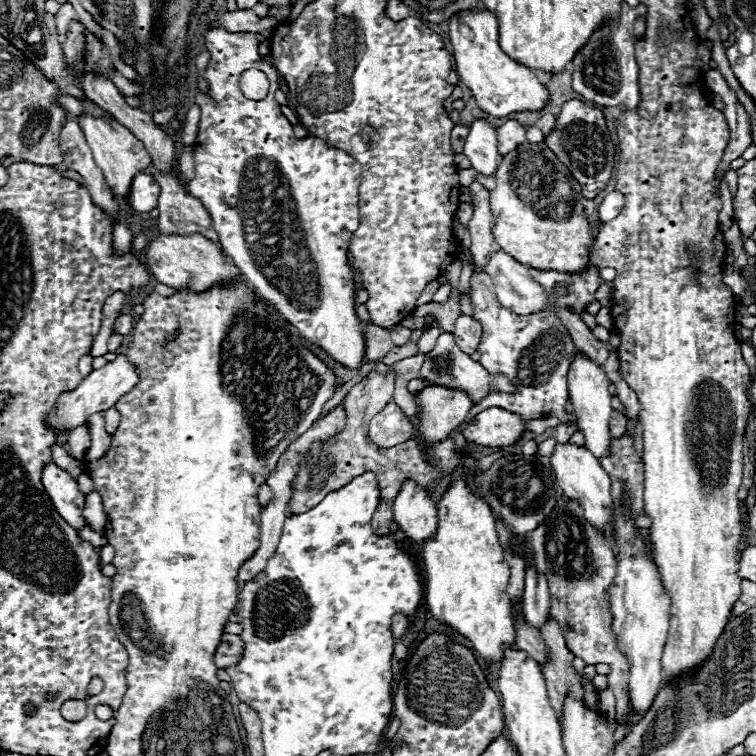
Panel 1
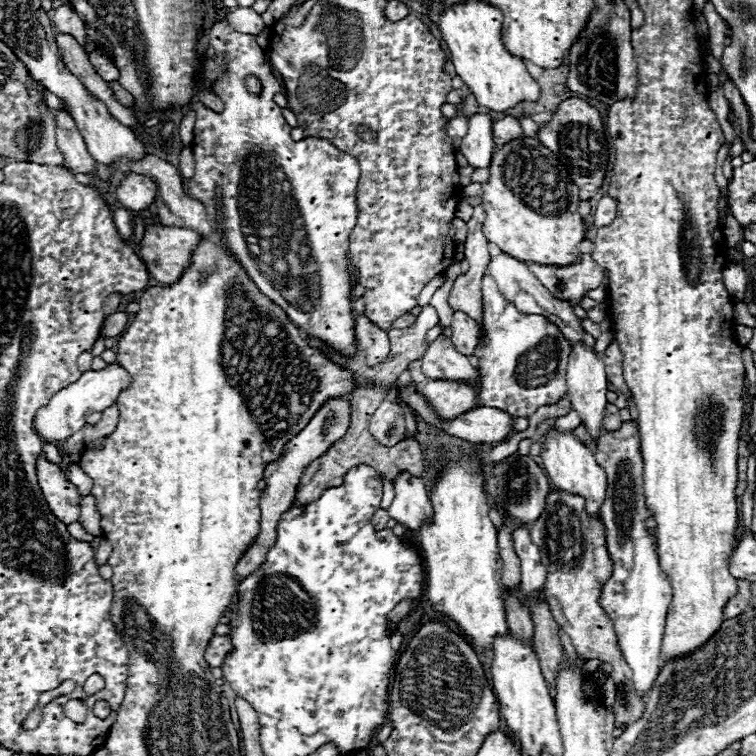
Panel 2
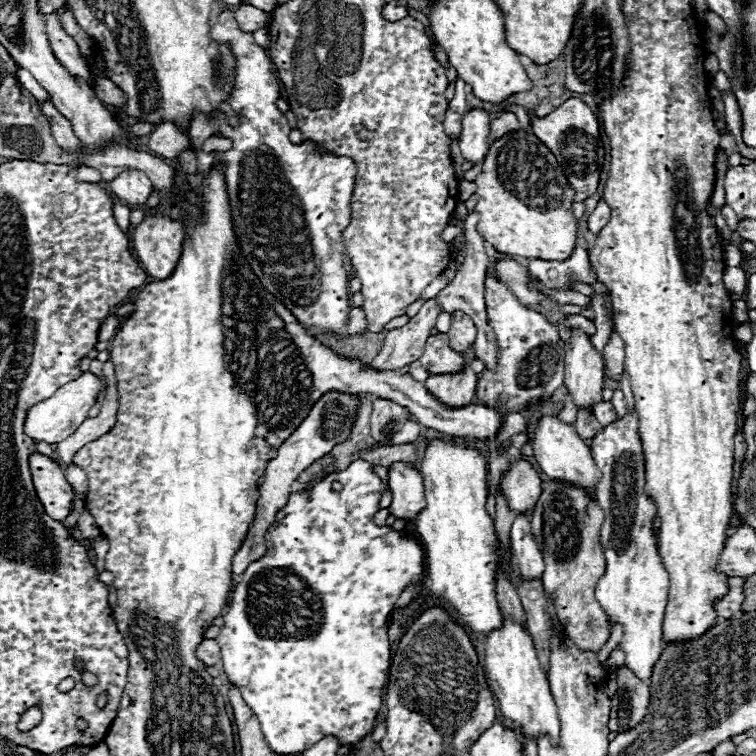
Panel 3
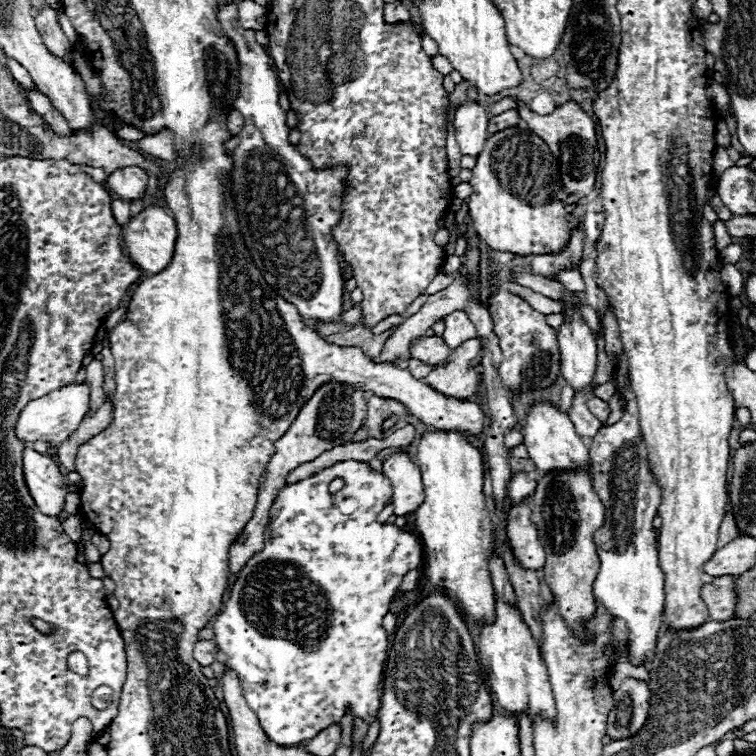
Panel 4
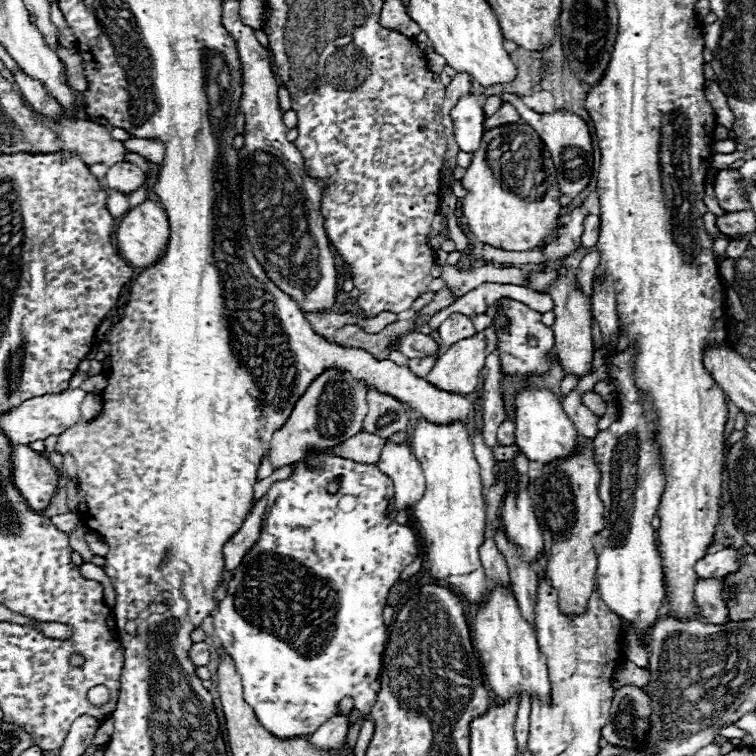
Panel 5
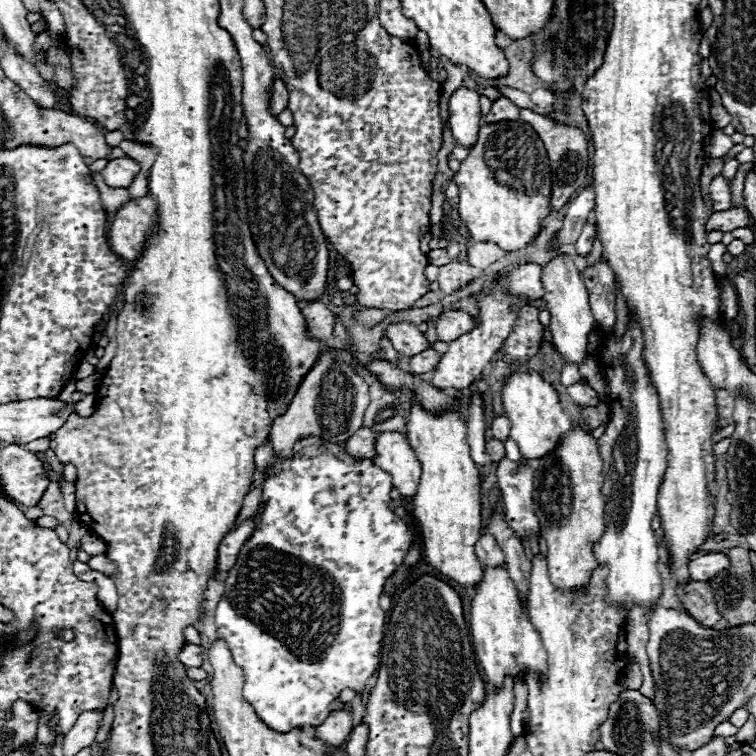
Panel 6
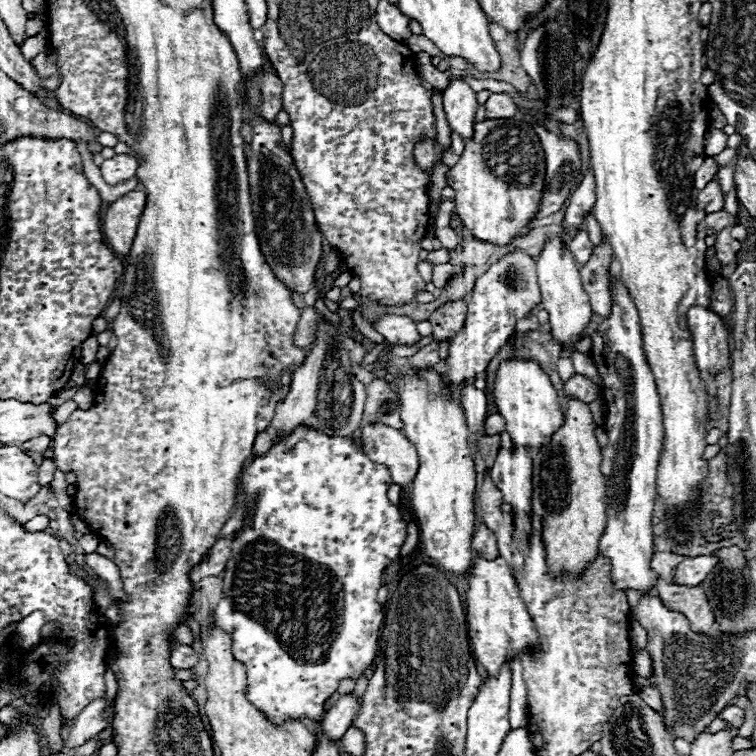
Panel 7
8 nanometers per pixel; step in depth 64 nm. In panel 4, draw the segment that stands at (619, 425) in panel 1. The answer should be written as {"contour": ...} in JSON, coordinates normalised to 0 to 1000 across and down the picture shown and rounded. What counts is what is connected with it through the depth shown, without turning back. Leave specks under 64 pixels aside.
{"contour":[[[780,526],[778,532],[778,540],[780,540],[780,545],[794,556],[794,558],[802,558],[804,556],[804,550],[807,550],[807,537],[804,537],[804,532],[799,532],[799,529],[794,529],[794,526]]]}

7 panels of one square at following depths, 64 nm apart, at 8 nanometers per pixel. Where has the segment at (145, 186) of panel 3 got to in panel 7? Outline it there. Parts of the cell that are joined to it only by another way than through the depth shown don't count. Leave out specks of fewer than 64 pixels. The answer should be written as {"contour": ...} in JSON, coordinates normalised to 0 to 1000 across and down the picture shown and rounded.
{"contour":[[[156,204],[146,212],[138,212],[138,217],[132,220],[135,235],[146,246],[177,235],[180,225],[183,225],[183,214],[180,214],[180,209],[175,209],[169,204]]]}

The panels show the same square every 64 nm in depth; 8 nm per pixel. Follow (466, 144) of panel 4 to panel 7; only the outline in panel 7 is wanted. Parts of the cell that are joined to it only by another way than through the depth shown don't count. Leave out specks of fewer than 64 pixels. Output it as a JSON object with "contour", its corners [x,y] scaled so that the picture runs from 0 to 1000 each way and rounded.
{"contour":[[[601,106],[585,130],[587,148],[595,169],[608,177],[614,185],[627,183],[632,130],[630,122],[611,106]]]}

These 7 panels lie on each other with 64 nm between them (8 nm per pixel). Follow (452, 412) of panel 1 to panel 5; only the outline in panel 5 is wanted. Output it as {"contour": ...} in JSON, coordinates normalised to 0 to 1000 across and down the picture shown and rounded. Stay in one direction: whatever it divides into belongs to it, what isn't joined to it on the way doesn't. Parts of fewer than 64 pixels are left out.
{"contour":[[[653,418],[653,429],[648,434],[643,434],[640,439],[632,439],[616,450],[608,450],[603,455],[598,455],[579,476],[577,481],[571,484],[571,492],[563,497],[563,503],[587,516],[587,519],[603,519],[603,521],[622,521],[630,516],[632,511],[632,500],[635,500],[635,489],[640,487],[640,476],[643,471],[656,463],[656,455],[659,455],[659,447],[656,447],[656,434],[659,431],[669,431],[672,423],[667,418]]]}

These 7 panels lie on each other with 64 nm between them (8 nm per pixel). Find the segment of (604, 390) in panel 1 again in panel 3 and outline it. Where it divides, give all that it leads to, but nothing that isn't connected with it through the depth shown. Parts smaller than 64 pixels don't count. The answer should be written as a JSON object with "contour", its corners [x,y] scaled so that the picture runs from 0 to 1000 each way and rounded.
{"contour":[[[757,434],[757,444],[749,450],[746,476],[746,508],[759,526],[762,540],[772,540],[783,548],[786,534],[796,532],[799,513],[799,479],[794,466],[786,463],[780,444],[765,434]]]}

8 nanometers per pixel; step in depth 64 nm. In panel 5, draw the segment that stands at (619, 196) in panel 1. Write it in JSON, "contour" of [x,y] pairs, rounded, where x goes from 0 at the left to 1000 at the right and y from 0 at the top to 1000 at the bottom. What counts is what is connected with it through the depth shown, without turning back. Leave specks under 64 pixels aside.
{"contour":[[[778,283],[772,291],[772,310],[770,310],[770,325],[772,328],[783,328],[788,325],[794,312],[794,286]]]}

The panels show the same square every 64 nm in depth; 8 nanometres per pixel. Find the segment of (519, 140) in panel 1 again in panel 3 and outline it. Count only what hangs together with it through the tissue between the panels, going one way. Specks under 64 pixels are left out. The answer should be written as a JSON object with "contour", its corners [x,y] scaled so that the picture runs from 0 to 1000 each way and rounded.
{"contour":[[[669,148],[661,156],[653,156],[651,164],[648,164],[651,185],[659,185],[661,180],[667,180],[672,175],[683,175],[683,172],[688,172],[688,164],[685,164],[685,156],[677,148]]]}

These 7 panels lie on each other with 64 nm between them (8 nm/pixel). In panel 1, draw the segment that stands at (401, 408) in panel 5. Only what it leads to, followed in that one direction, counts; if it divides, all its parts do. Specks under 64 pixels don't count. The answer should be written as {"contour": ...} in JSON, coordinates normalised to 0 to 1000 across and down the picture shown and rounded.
{"contour":[[[516,532],[489,558],[489,582],[500,593],[519,593],[524,587],[542,582],[545,577],[548,577],[548,561],[521,532]]]}

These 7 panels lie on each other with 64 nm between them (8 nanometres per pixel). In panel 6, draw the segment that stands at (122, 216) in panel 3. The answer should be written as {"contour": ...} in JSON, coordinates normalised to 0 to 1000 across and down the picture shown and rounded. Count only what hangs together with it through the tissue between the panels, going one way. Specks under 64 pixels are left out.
{"contour":[[[122,228],[122,235],[124,235],[124,243],[127,243],[130,251],[132,251],[135,270],[138,270],[138,278],[140,278],[140,280],[151,283],[151,280],[156,280],[156,275],[159,275],[161,270],[167,270],[167,267],[172,265],[167,249],[143,249],[143,246],[138,243],[135,233],[127,230],[127,228]]]}

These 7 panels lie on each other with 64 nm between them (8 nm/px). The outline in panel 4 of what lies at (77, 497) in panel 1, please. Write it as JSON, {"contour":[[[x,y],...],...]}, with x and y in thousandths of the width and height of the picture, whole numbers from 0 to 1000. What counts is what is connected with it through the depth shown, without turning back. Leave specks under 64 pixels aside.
{"contour":[[[42,593],[32,595],[32,632],[48,669],[61,683],[79,683],[85,677],[87,656],[93,653],[79,616]]]}

